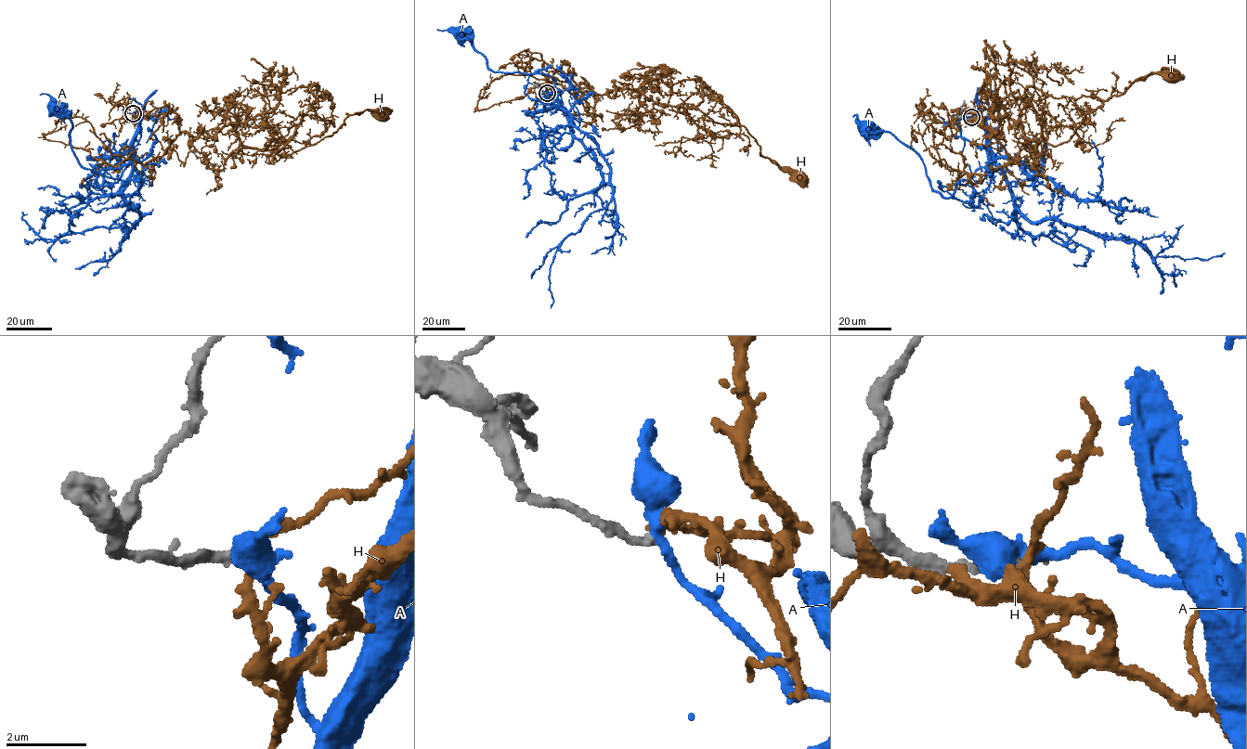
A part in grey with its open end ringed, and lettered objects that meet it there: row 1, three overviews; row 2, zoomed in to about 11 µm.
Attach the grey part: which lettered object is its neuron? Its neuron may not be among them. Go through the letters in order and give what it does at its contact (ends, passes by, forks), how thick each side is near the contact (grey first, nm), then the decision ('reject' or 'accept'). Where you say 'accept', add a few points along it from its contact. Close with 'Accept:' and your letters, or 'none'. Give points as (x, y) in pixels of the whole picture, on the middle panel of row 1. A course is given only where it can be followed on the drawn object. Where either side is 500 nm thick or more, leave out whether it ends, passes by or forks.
A: it passes by; 240 nm thick on the grey side, 280 nm on the other; reject
H: it passes by; 220 nm thick on the grey side, 200 nm on the other; accept; it runs (547, 94), (559, 80), (696, 109), (715, 122), (744, 126), (763, 157), (800, 178)
Accept: H

